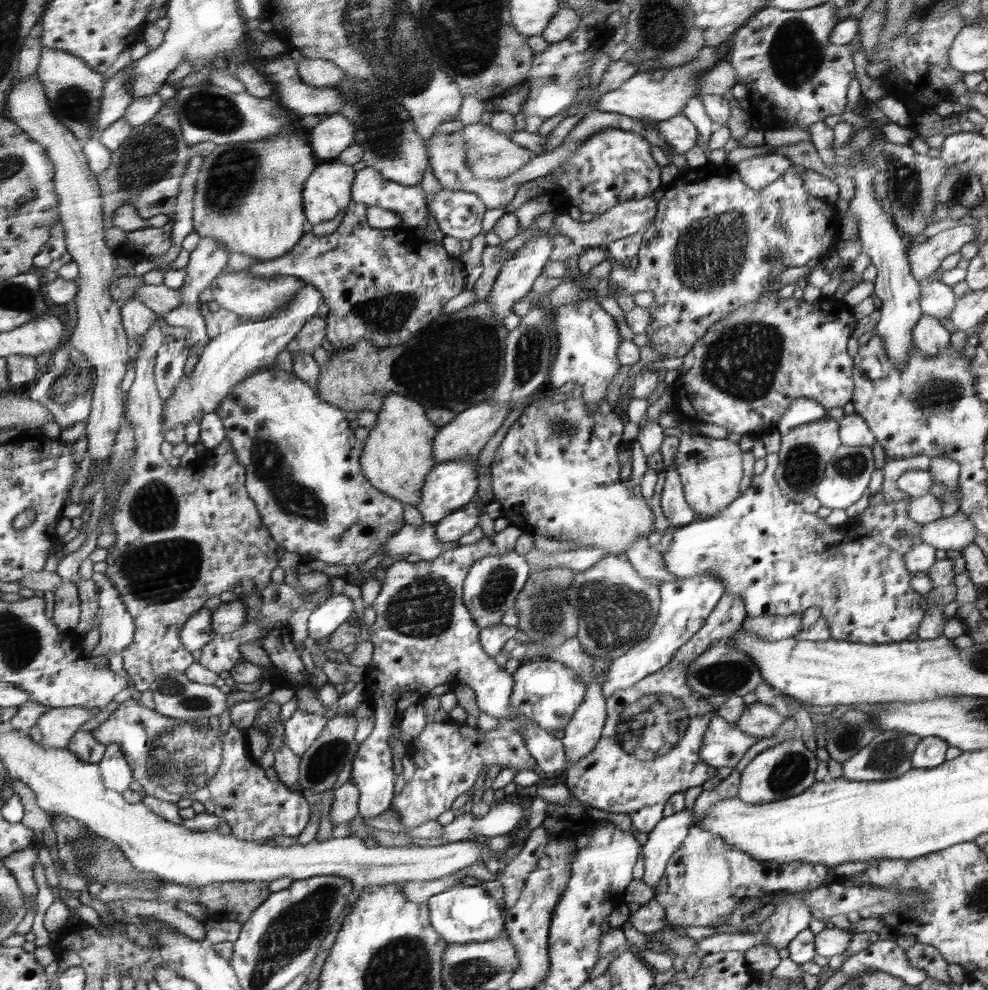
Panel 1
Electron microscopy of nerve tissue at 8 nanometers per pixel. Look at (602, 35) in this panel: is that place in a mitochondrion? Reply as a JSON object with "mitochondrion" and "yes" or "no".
{"mitochondrion":"no"}

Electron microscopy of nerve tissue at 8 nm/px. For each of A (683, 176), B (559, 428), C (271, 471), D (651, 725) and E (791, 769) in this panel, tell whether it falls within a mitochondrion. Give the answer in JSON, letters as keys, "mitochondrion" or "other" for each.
{"A":"other","B":"mitochondrion","C":"mitochondrion","D":"mitochondrion","E":"mitochondrion"}

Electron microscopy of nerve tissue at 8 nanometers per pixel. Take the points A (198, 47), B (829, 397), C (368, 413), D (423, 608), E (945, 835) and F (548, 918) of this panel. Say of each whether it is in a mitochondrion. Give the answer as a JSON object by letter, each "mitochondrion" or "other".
{"A":"other","B":"other","C":"other","D":"mitochondrion","E":"other","F":"other"}

